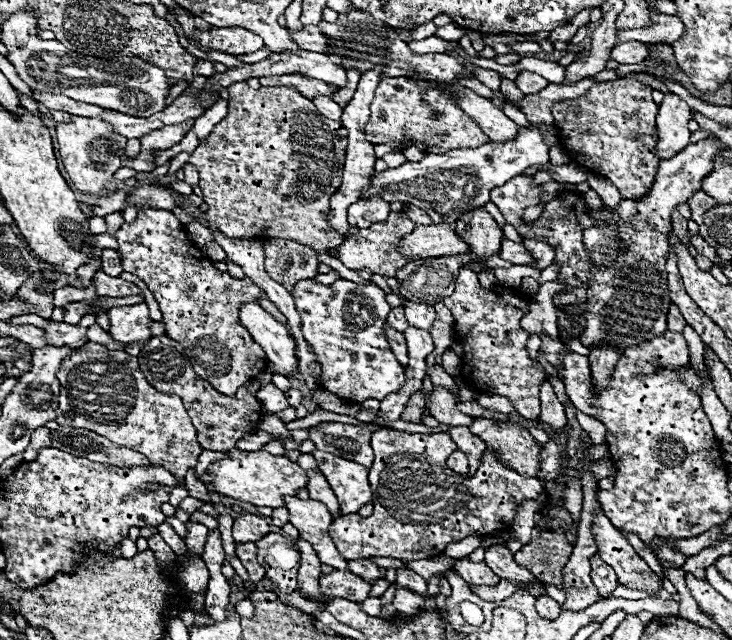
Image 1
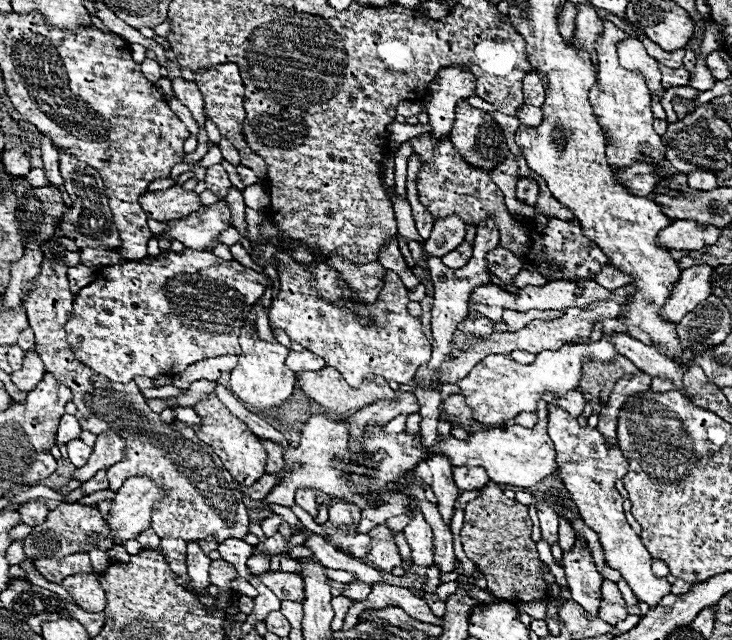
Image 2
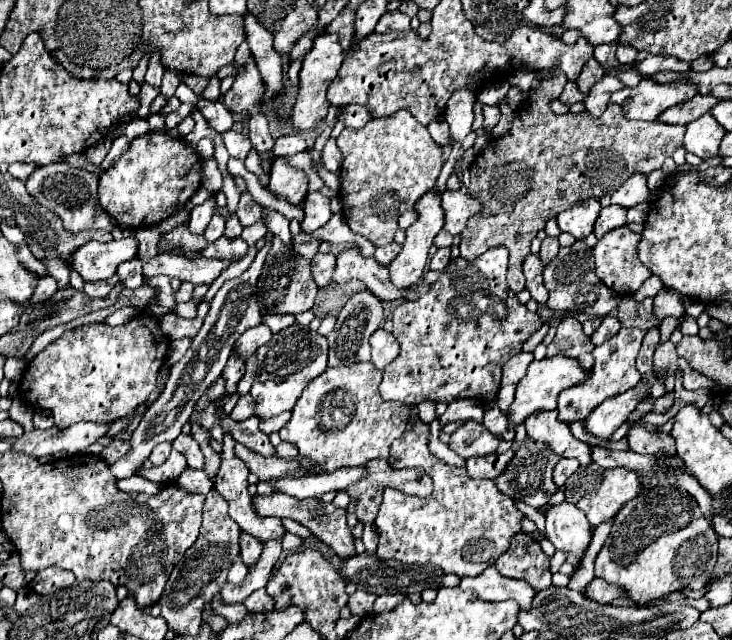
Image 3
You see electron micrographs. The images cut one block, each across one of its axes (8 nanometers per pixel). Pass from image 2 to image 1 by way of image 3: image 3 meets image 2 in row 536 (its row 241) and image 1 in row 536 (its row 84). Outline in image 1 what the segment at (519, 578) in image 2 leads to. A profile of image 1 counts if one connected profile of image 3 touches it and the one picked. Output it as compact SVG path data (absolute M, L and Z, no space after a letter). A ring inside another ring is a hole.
M544 530L514 554L514 562L528 568L540 582L560 588L560 570L568 562L572 550L573 545L566 540L564 532Z

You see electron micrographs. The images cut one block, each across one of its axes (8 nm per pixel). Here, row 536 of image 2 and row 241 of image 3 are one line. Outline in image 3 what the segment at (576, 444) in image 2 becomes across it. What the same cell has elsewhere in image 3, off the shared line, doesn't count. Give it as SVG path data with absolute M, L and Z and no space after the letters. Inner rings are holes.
M622 226L618 230L610 230L610 234L604 234L602 240L598 240L598 244L594 246L596 276L620 296L634 294L644 284L644 280L652 276L652 272L638 260L638 242L640 234L634 234L628 226Z

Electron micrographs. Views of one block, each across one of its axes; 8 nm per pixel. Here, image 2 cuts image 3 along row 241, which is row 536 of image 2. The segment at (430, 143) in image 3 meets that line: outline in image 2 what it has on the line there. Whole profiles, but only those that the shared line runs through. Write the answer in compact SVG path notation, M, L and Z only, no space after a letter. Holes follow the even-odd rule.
M378 524L376 528L372 528L368 532L368 536L372 538L372 546L370 546L370 552L364 558L366 562L378 566L382 572L390 572L394 566L402 564L394 536L384 524Z

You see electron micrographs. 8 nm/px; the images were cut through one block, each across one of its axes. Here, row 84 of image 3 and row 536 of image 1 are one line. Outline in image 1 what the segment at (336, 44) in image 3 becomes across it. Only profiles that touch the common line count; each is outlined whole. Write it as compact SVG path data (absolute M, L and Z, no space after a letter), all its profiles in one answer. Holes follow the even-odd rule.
M286 498L286 510L290 514L290 524L294 524L300 532L300 538L310 542L318 552L318 558L324 564L330 564L334 570L346 570L348 562L336 550L332 538L328 536L328 526L332 524L332 514L326 504L318 500L300 500Z

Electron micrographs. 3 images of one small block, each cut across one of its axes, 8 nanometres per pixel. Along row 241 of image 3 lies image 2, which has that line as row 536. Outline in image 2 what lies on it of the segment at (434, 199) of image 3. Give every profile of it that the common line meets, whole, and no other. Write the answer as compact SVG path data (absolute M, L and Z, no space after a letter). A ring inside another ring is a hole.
M414 512L412 522L404 528L404 536L412 548L412 562L430 568L434 564L434 538L422 512Z

